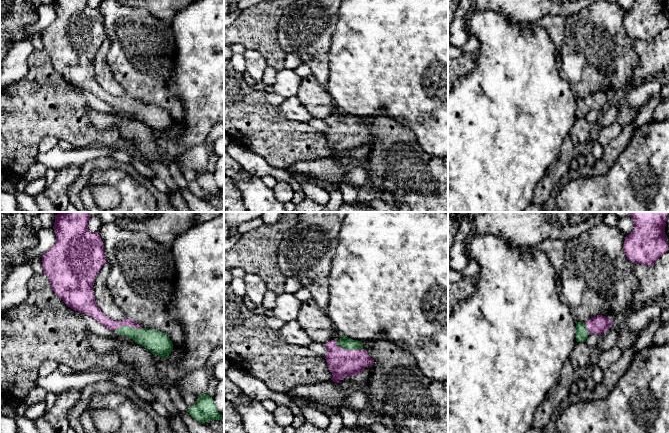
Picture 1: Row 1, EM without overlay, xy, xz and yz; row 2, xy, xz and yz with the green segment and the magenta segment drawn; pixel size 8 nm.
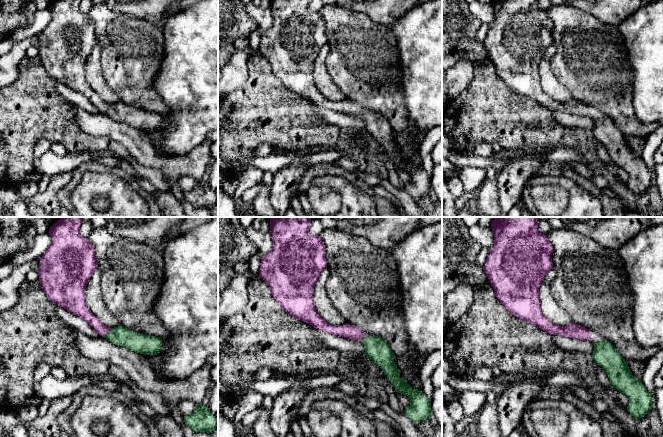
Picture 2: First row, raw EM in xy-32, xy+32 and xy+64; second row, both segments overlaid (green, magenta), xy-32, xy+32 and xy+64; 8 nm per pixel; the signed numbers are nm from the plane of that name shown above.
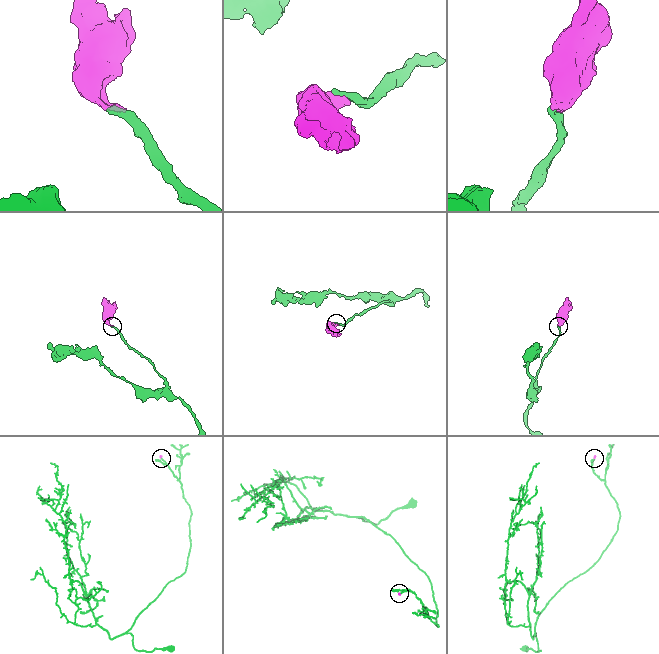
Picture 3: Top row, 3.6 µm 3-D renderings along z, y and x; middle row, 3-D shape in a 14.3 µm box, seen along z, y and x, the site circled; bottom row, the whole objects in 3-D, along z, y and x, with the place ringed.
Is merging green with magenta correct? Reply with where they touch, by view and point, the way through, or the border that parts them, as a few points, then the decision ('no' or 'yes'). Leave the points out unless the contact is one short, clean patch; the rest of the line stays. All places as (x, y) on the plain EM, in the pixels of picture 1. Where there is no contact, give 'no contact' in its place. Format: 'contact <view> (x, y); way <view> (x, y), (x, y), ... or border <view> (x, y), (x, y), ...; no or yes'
contact xz (348, 125); way xz (344, 118), (348, 125), (342, 139); yes

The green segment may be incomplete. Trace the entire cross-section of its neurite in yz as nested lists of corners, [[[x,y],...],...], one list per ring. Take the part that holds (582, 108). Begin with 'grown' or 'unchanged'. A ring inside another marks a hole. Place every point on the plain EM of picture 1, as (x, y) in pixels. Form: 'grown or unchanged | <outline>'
grown | [[[598,91],[586,98],[576,99],[576,117],[585,118],[588,111],[595,109],[601,111],[610,104],[612,96],[606,92]]]

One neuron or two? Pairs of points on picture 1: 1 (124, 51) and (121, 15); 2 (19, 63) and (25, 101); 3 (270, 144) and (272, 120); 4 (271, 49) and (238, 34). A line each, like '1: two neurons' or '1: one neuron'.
1: one neuron
2: two neurons
3: one neuron
4: one neuron

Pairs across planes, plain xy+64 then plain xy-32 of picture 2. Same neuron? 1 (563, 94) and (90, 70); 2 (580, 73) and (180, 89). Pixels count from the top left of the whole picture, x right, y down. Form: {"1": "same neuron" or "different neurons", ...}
{"1": "same neuron", "2": "different neurons"}

